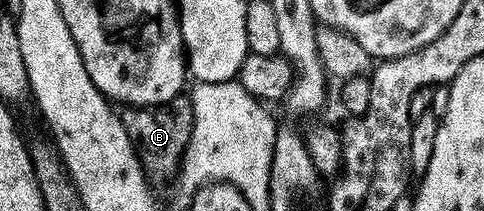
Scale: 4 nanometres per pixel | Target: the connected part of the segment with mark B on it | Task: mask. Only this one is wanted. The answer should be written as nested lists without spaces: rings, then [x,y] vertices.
[[[181,93],[176,99],[170,99],[161,107],[128,106],[120,110],[118,116],[148,176],[152,180],[167,179],[170,175],[172,178],[183,162],[183,154],[187,151],[193,133],[193,109],[190,98]]]

